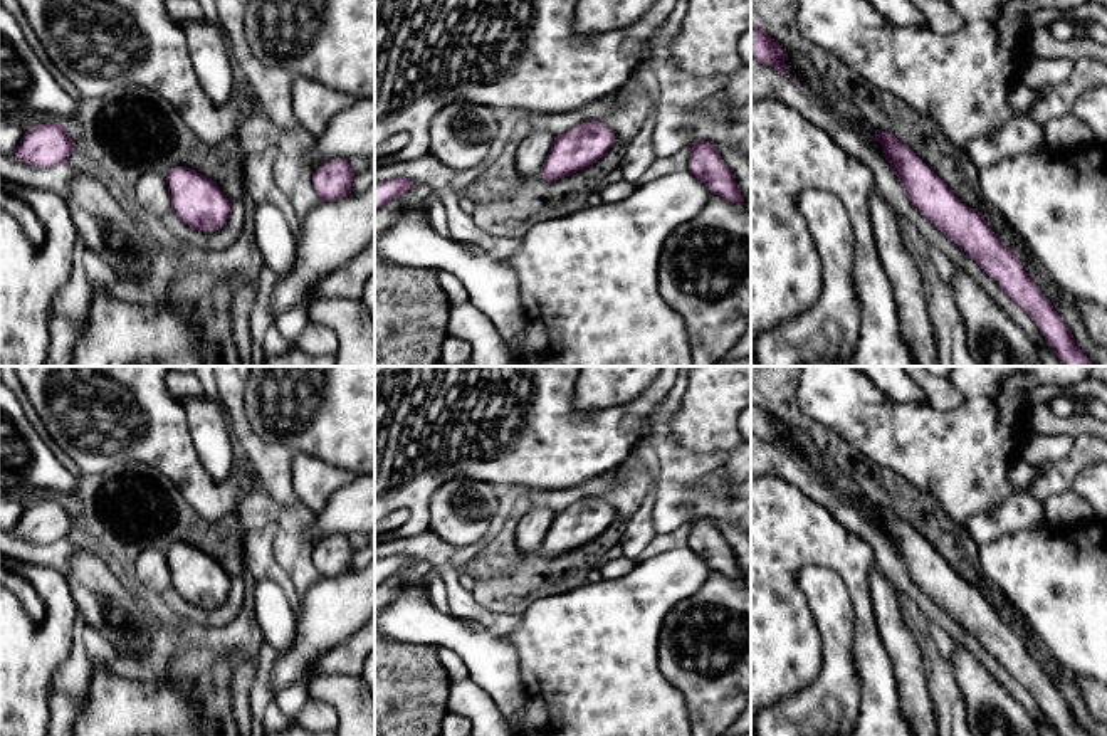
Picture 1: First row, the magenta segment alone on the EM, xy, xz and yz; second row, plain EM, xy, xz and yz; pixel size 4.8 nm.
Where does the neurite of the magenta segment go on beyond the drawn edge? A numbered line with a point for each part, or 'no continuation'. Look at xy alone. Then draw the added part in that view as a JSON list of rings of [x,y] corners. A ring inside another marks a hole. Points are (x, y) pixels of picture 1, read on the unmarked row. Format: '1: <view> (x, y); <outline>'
1: xy (152, 573); [[[158,548],[144,549],[129,576],[131,585],[141,591],[163,593],[171,586],[171,573],[166,561],[166,551]]]

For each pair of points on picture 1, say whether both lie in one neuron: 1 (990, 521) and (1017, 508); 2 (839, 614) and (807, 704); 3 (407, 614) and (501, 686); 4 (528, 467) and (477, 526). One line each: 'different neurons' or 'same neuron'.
1: same neuron
2: same neuron
3: same neuron
4: different neurons

